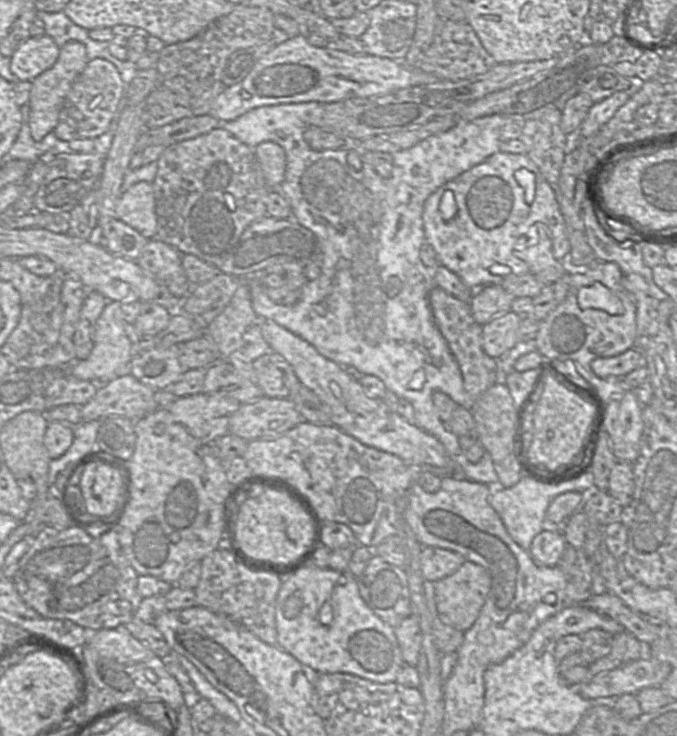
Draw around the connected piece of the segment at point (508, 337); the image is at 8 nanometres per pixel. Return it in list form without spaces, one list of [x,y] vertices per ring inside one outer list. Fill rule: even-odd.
[[[508,311],[497,315],[482,327],[482,347],[487,355],[498,358],[518,343],[523,316]]]

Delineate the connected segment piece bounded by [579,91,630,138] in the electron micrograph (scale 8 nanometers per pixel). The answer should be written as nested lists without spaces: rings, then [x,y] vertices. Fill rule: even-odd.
[[[617,91],[611,96],[594,103],[586,118],[579,126],[581,137],[587,138],[595,134],[601,126],[607,123],[615,112],[623,106],[630,95],[626,91]]]

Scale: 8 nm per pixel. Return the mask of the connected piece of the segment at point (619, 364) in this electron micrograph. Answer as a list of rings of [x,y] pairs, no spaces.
[[[631,348],[614,357],[599,357],[591,362],[592,371],[600,378],[624,377],[638,367],[646,366],[641,351]]]

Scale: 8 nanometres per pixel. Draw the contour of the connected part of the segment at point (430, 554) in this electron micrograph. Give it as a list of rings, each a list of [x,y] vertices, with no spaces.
[[[422,547],[420,554],[424,580],[431,582],[453,574],[464,562],[464,557],[459,553],[439,547]]]

